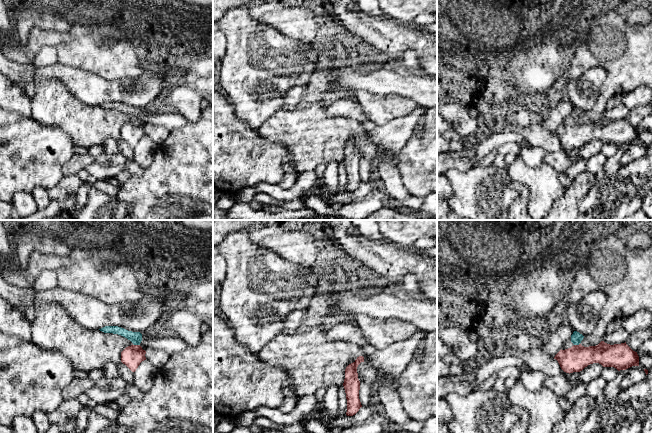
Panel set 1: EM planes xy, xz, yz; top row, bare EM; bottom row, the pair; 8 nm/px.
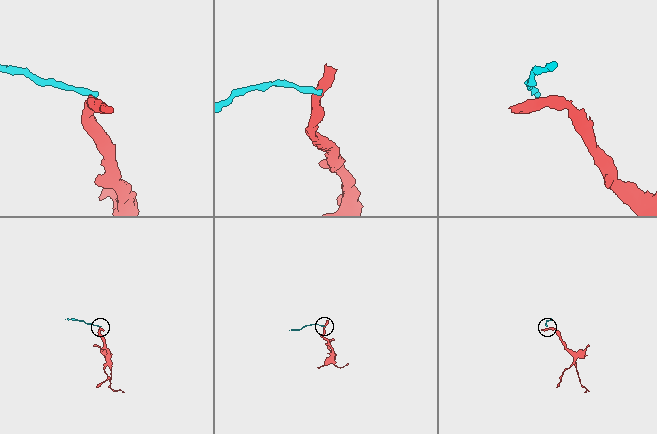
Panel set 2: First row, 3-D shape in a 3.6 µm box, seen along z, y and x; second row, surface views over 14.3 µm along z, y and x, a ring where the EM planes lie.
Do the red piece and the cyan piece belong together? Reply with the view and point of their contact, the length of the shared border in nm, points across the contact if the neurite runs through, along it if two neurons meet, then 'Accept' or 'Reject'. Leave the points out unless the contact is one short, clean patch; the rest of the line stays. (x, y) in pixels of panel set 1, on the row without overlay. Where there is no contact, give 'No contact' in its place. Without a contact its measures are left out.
Touches red at xy (137, 121). Shared border 50 nm. Boundary: xy (134, 120), (139, 121). Reject

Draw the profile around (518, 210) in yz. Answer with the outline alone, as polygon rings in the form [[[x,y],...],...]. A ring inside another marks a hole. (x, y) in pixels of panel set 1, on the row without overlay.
[[[514,182],[509,186],[518,192],[518,196],[510,206],[508,220],[531,220],[527,212],[529,189],[520,182]]]

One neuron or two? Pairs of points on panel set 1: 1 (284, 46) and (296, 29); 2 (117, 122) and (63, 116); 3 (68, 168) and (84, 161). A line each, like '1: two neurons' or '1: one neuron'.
1: two neurons
2: one neuron
3: one neuron

